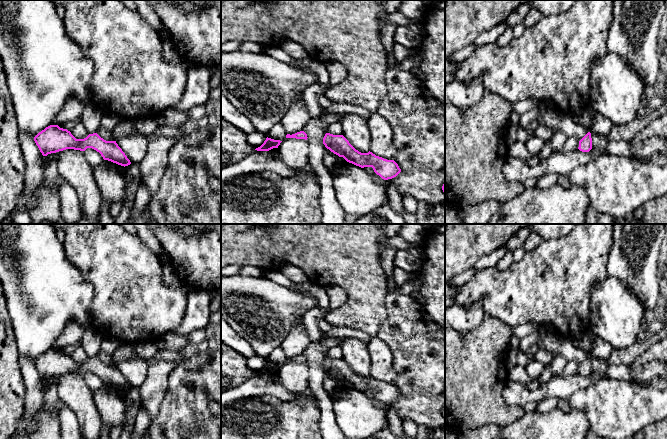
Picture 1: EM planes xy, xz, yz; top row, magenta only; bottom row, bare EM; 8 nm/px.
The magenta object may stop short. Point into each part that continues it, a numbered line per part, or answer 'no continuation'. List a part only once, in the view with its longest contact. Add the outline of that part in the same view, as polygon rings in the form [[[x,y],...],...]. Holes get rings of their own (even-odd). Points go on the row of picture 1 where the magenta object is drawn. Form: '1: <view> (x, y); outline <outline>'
no continuation

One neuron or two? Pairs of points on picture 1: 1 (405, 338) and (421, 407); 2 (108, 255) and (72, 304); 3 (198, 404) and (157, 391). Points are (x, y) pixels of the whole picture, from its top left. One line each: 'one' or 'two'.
1: one
2: two
3: two

